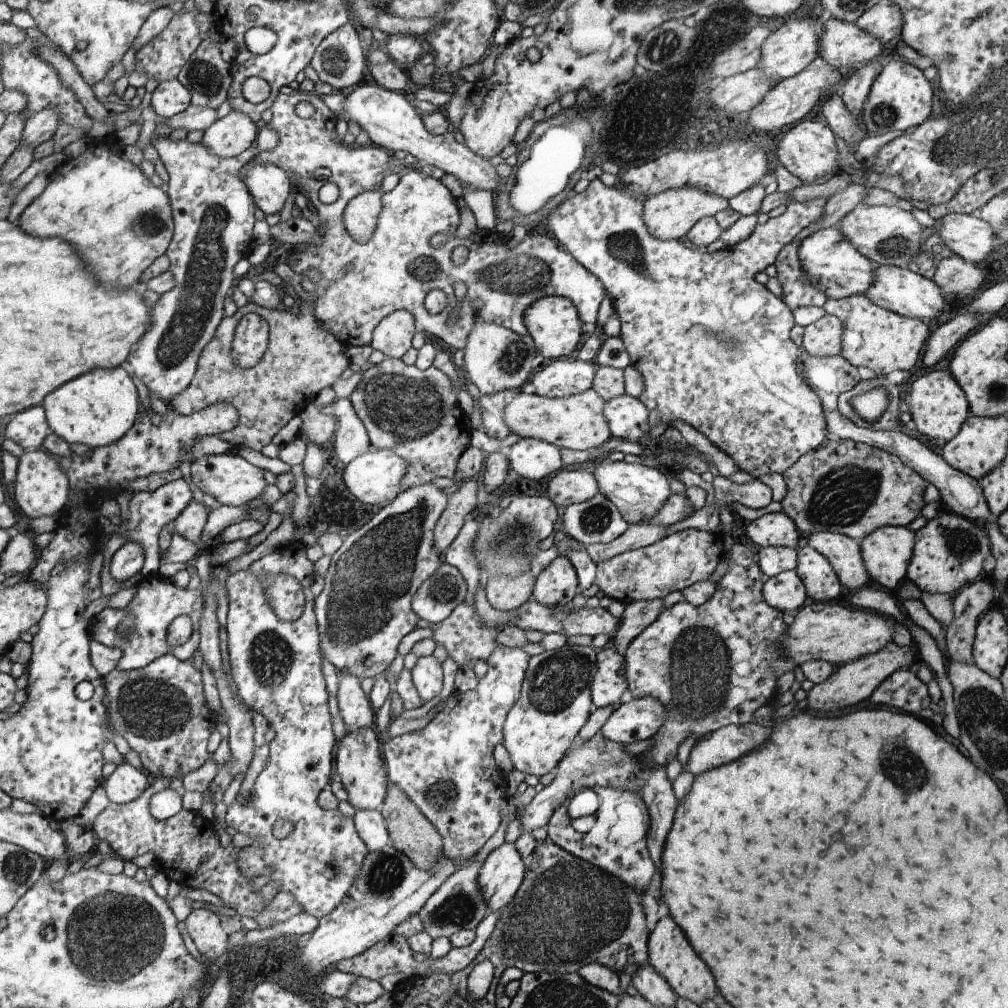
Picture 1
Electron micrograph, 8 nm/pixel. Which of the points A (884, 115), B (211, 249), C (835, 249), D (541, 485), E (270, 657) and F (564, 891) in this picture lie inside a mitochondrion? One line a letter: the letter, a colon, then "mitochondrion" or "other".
A: mitochondrion
B: mitochondrion
C: other
D: other
E: mitochondrion
F: mitochondrion

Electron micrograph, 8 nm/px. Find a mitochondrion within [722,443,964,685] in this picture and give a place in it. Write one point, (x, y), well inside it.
(841, 498)

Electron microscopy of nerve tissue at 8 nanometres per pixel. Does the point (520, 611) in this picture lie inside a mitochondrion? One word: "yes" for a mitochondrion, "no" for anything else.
no

